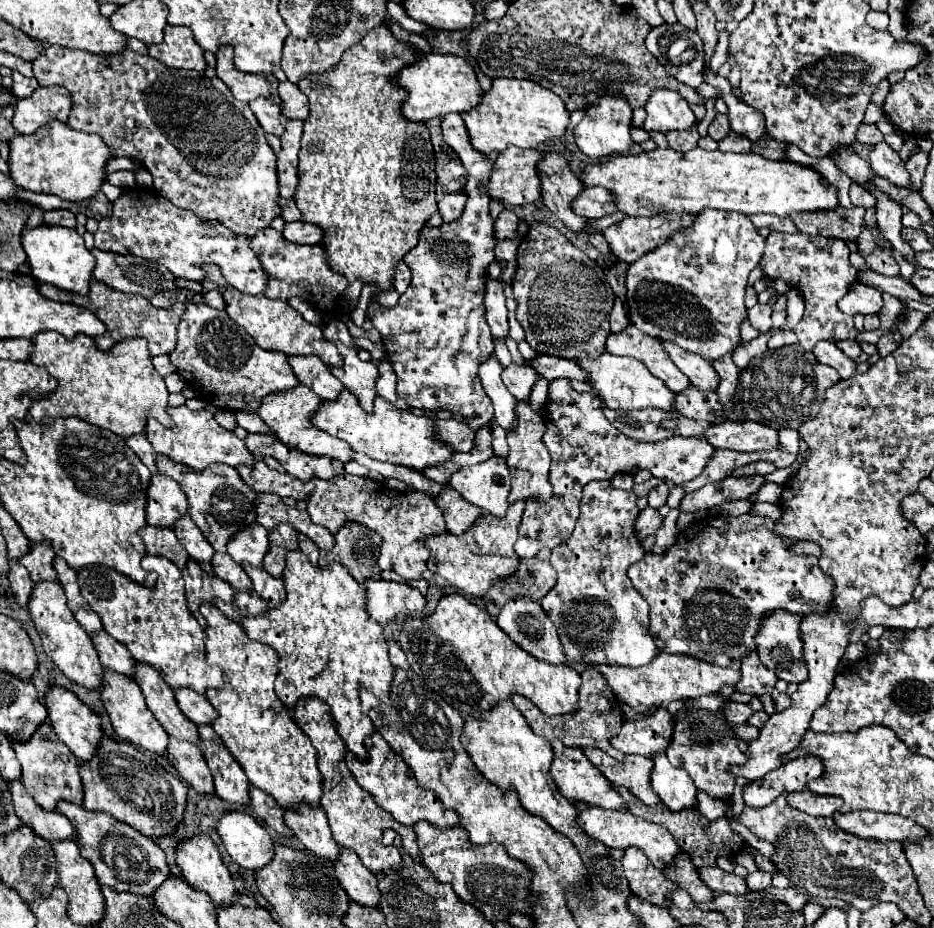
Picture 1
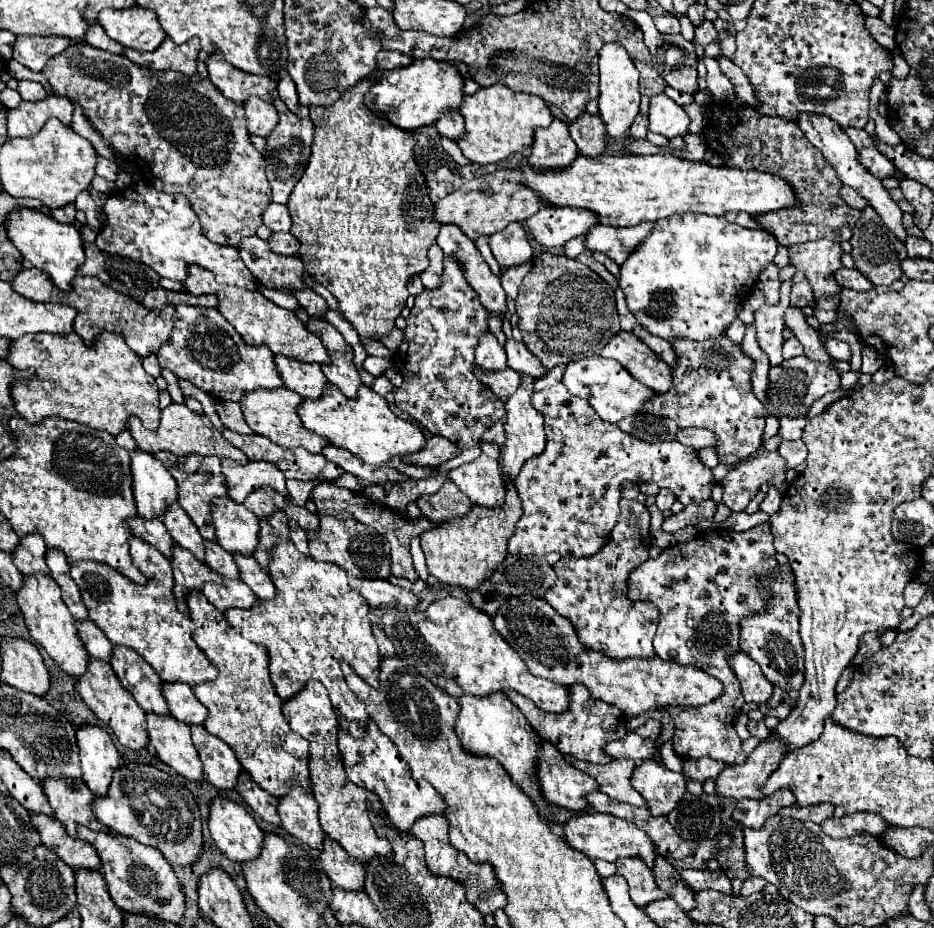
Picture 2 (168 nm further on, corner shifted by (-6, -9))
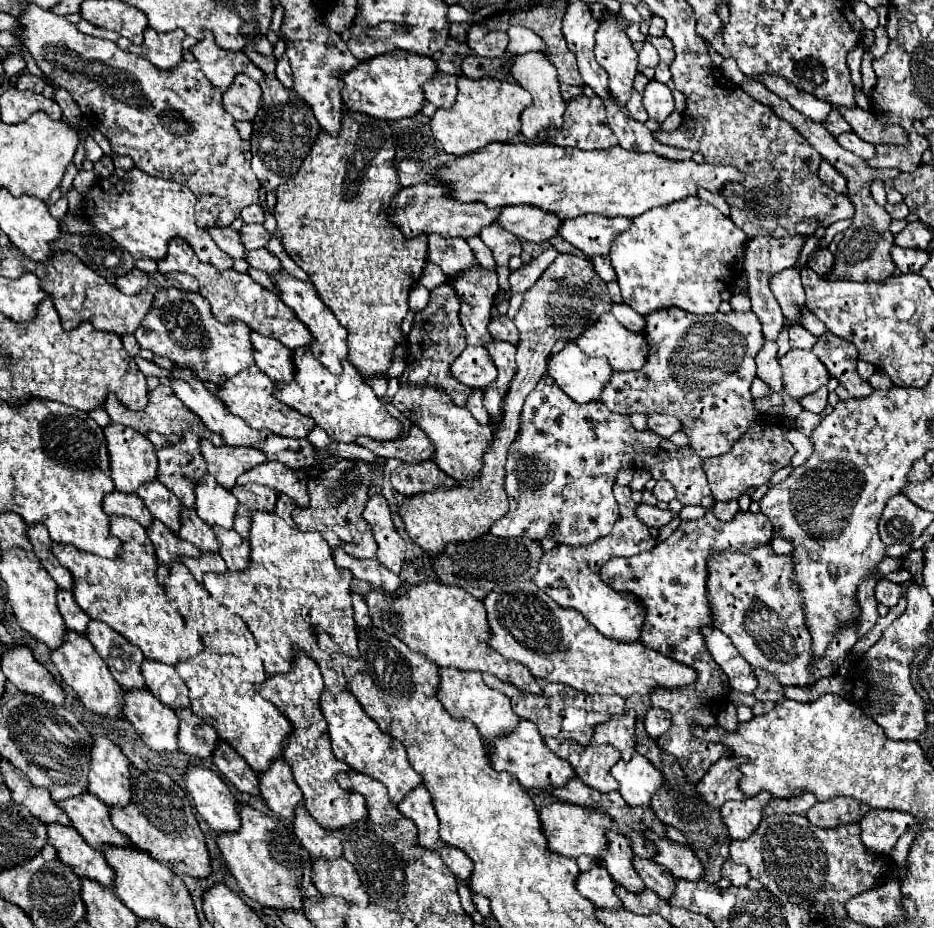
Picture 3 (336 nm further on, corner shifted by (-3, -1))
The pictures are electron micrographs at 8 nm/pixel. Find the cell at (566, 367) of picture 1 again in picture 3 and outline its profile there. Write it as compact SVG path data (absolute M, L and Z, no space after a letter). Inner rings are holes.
M493 316L489 328L491 328L491 336L495 336L495 340L505 340L505 342L517 344L517 328L509 316Z

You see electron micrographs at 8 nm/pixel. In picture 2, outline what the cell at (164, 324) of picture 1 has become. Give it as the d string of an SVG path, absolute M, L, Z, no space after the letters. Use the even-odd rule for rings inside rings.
M76 276L72 280L74 292L72 294L62 294L60 302L70 304L72 308L78 310L76 322L74 322L74 332L80 334L80 338L84 340L86 346L92 346L96 342L96 336L100 336L102 332L120 332L126 340L126 344L142 358L150 356L150 354L158 354L158 348L162 348L162 344L166 344L166 340L170 338L172 332L172 316L174 316L174 306L166 306L160 314L146 310L138 300L124 296L116 290L112 290L110 286L102 284L102 280L98 278L82 278Z

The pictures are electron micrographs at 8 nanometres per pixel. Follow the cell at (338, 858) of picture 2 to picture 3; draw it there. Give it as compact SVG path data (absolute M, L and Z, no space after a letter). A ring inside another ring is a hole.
M303 804L295 808L295 820L293 820L293 832L301 840L301 844L307 848L311 856L323 856L323 858L339 858L343 856L343 846L339 838L321 828L313 816L307 812Z

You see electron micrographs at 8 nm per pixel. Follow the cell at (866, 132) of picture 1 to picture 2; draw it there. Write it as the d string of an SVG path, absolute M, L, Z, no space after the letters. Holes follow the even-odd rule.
M846 128L844 132L846 132L846 136L848 136L848 138L854 142L854 146L856 146L858 150L874 146L874 140L872 140L872 136L870 136L866 130L854 130L854 128Z

